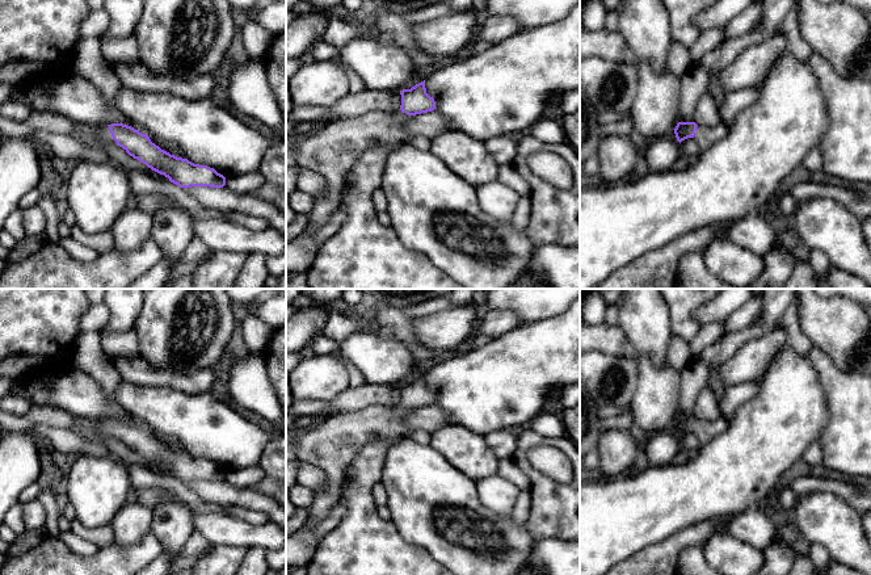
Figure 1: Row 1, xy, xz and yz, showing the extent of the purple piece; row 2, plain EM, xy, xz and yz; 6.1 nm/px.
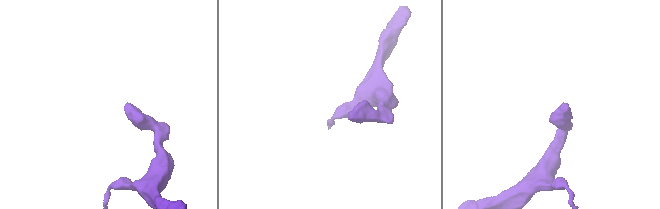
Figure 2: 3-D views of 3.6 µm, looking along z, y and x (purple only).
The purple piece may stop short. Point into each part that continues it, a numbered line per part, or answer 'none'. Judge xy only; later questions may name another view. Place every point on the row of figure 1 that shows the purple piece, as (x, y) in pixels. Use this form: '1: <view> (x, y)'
1: xy (88, 135)

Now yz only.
1: yz (706, 137)

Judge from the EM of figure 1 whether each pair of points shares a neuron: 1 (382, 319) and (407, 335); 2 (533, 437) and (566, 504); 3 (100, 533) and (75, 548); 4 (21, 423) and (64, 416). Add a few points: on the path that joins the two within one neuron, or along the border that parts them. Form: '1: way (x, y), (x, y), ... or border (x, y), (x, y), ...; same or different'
1: way (388, 319), (400, 328); same
2: way (522, 454), (525, 466), (548, 491); same
3: border (71, 529), (100, 548); different
4: way (32, 418), (54, 416); same

